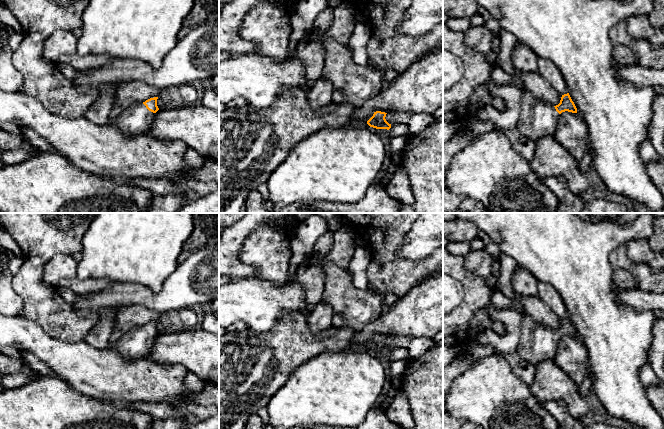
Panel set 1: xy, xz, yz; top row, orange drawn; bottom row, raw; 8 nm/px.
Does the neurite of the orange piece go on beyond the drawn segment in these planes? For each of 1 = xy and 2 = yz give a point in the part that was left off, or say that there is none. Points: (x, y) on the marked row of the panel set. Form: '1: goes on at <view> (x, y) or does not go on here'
1: goes on at xy (136, 120)
2: goes on at yz (537, 119)

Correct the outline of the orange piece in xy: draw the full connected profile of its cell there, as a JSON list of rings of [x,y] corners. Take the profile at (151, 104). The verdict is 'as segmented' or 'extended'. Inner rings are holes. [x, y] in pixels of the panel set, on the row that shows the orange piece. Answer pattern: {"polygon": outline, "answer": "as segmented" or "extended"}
{"polygon": [[[158,97],[150,98],[143,103],[137,103],[122,110],[112,126],[120,130],[126,137],[147,134],[155,113],[159,110],[157,99]]], "answer": "extended"}

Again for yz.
{"polygon": [[[524,91],[521,95],[521,108],[517,129],[521,135],[537,142],[540,138],[553,135],[562,112],[577,113],[577,108],[569,93],[562,95],[560,103],[553,106]]], "answer": "extended"}

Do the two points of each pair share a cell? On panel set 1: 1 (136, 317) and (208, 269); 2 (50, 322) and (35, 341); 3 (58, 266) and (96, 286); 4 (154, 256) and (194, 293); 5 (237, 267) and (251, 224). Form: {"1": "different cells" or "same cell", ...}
{"1": "different cells", "2": "different cells", "3": "same cell", "4": "different cells", "5": "same cell"}

